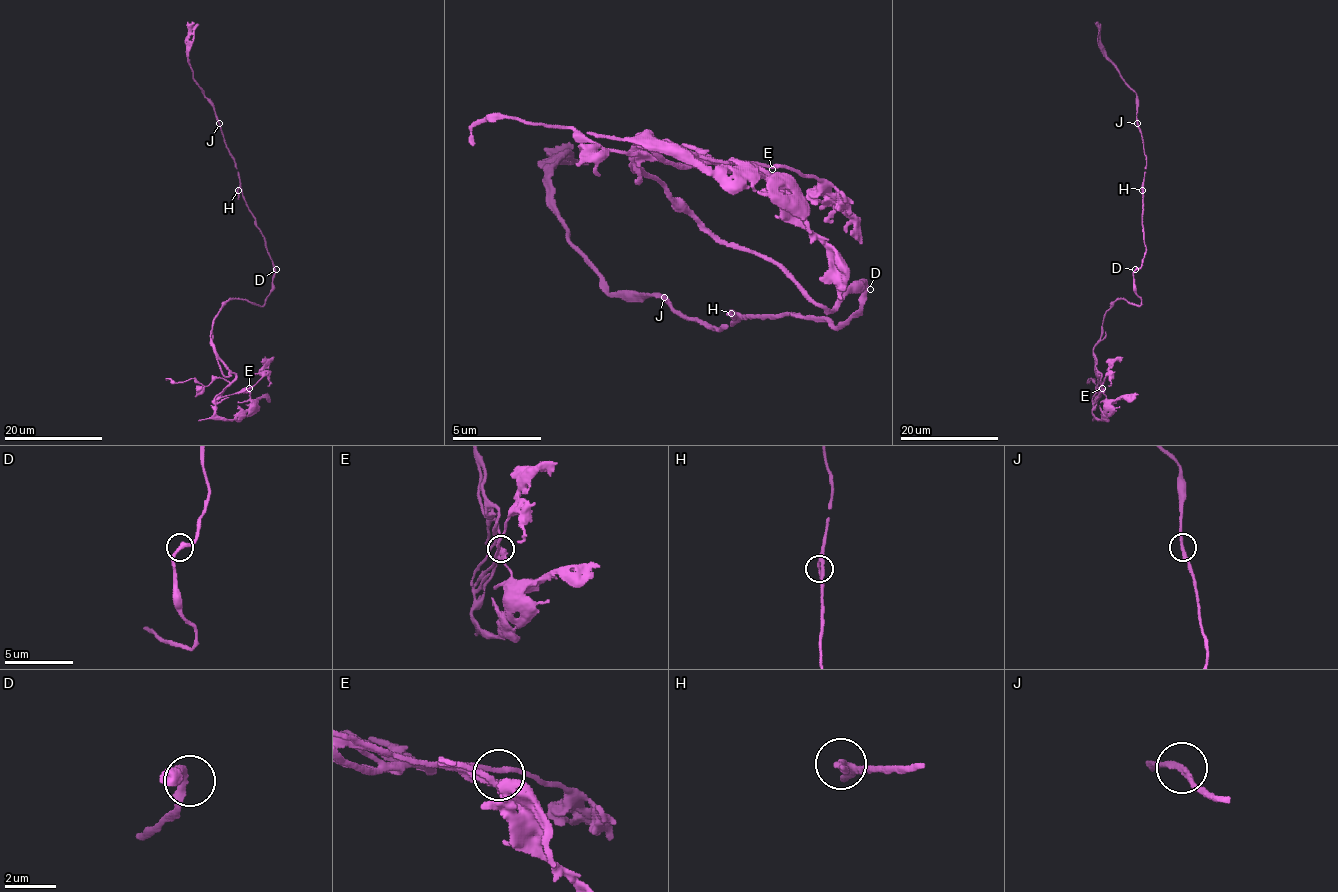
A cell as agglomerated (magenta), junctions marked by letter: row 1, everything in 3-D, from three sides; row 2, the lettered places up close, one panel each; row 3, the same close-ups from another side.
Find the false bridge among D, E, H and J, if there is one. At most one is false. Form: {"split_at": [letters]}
{"split_at": []}

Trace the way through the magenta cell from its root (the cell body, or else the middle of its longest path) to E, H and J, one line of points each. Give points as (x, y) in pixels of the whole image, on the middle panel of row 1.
E: (861, 289), (812, 303), (719, 245), (634, 152), (656, 138), (723, 165), (674, 165), (772, 169)
H: (861, 289), (861, 307), (843, 325), (834, 325), (830, 320), (807, 320), (803, 316), (736, 316), (732, 312)
J: (861, 289), (861, 307), (843, 325), (803, 316), (741, 316), (714, 329), (683, 316), (665, 298)

